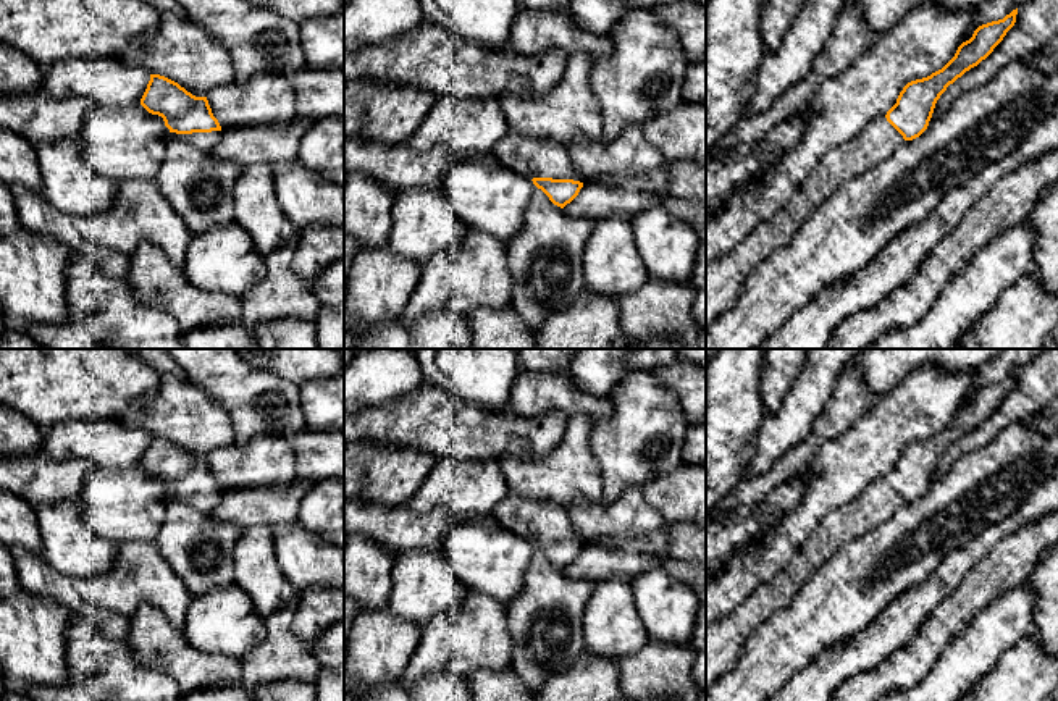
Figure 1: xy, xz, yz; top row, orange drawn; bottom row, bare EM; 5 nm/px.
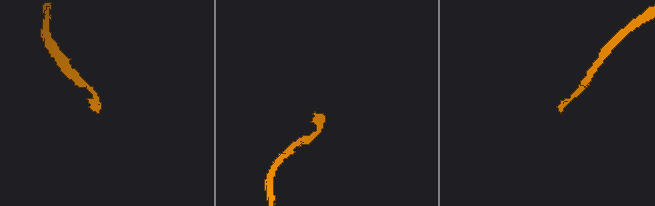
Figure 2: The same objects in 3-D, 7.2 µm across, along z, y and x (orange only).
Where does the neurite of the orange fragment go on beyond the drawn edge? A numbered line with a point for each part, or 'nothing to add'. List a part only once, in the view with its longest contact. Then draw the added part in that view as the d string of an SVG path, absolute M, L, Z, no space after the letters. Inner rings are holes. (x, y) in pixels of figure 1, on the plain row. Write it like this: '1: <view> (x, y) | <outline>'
1: xy (204, 503) | M223 493L212 494L192 494L192 496L176 496L168 494L165 499L165 506L178 502L189 506L202 514L212 514L212 510L220 504Z

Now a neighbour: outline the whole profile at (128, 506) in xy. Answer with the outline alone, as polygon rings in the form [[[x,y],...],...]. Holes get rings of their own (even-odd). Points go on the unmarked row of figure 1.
[[[141,465],[115,472],[90,467],[81,496],[89,528],[115,544],[155,543],[170,491]]]

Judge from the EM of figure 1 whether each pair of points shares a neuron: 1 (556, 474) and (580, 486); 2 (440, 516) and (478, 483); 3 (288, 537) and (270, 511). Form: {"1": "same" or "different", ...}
{"1": "same", "2": "different", "3": "different"}

